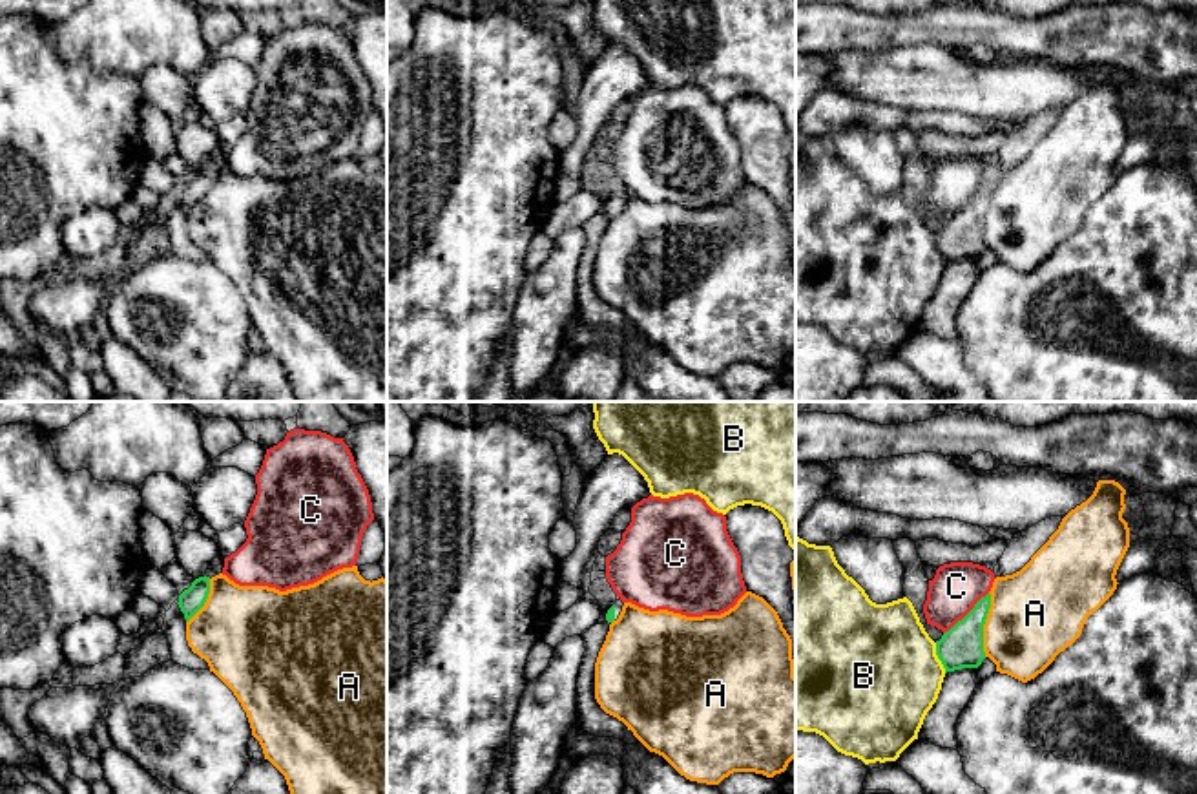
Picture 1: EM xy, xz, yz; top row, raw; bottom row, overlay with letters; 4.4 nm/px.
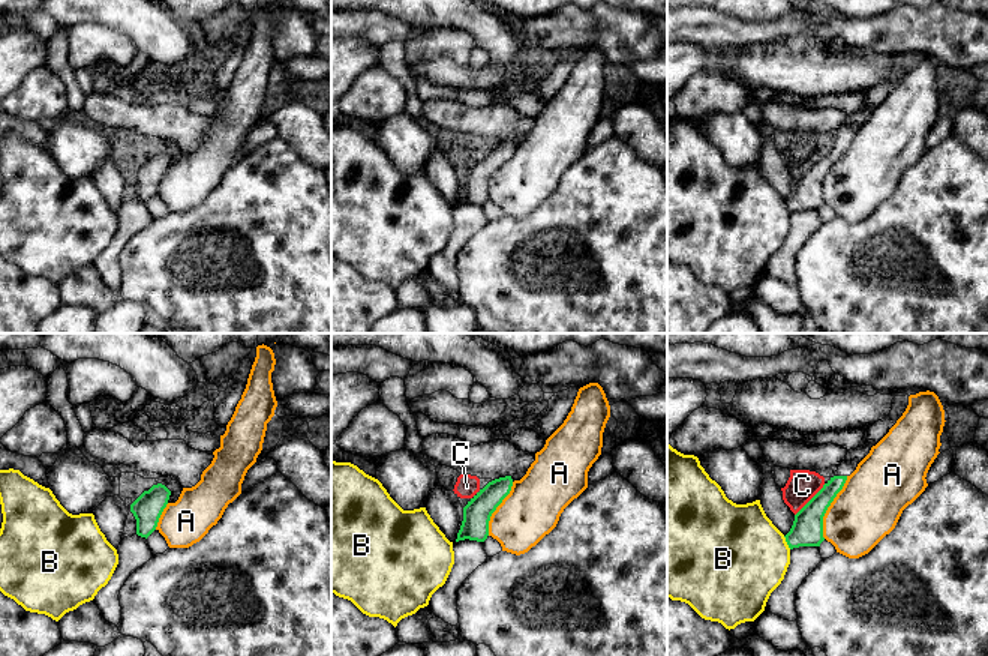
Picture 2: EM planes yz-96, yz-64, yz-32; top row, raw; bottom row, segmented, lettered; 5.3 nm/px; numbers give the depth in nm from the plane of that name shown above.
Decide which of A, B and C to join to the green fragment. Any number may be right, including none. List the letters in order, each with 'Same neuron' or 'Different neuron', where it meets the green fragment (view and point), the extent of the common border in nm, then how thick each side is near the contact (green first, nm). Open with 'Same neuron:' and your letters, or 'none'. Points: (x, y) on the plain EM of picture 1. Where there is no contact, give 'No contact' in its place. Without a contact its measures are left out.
Same neuron: none
A: Different neuron. Touches green at yz (984, 214). Shared border 280 nm. Thickness 190 nm (green) against 400 nm
B: Different neuron. Touches green at yz (938, 249). Shared border 140 nm. Thickness 190 nm (green) against 500 nm
C: Different neuron. Touches green at yz (968, 205). Shared border 280 nm. Thickness 190 nm (green) against 220 nm

